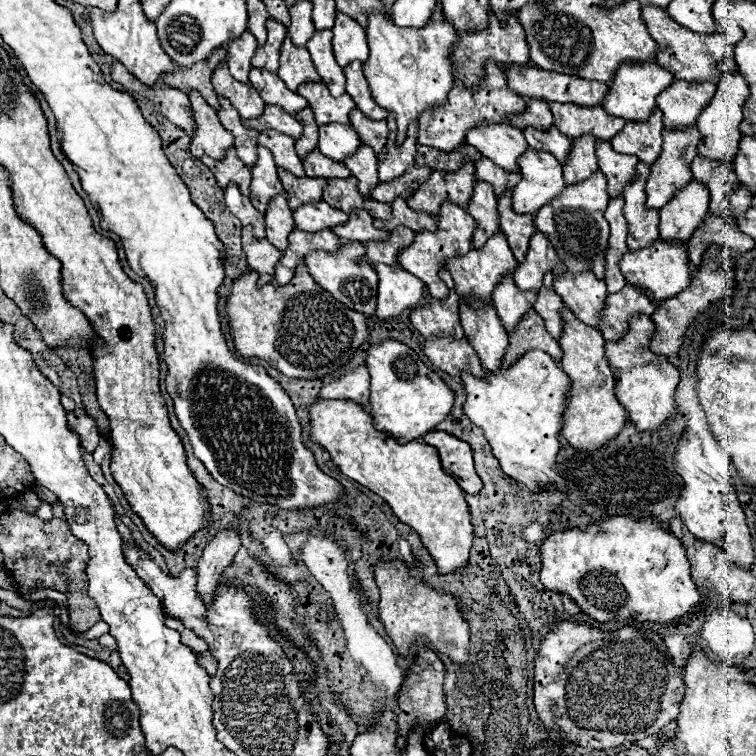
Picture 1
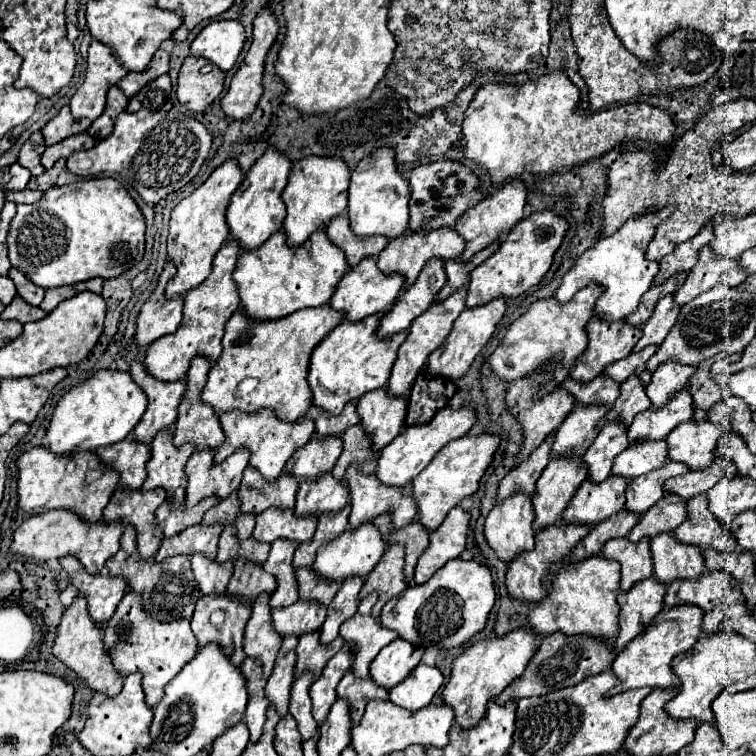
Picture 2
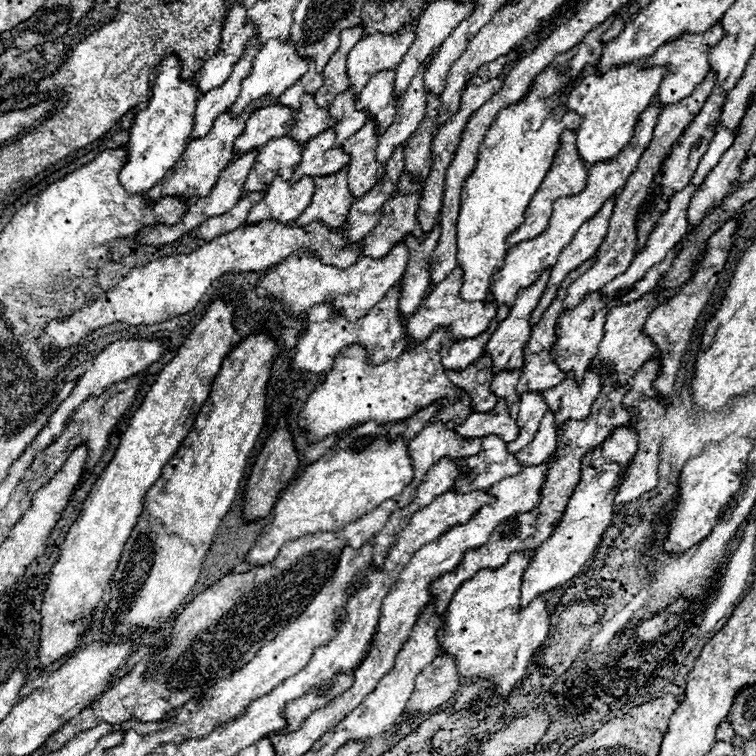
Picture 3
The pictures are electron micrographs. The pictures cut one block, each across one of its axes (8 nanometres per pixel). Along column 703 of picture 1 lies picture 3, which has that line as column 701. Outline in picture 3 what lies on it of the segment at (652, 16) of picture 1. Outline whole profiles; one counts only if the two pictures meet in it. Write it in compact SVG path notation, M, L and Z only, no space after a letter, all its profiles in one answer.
M716 22L710 30L706 30L706 34L682 34L672 42L662 44L648 60L646 66L668 66L666 78L662 80L662 86L658 90L658 102L662 106L680 102L684 98L688 98L694 88L706 78L706 74L710 72L710 64L708 64L708 54L710 50L724 38L724 28L720 22Z

